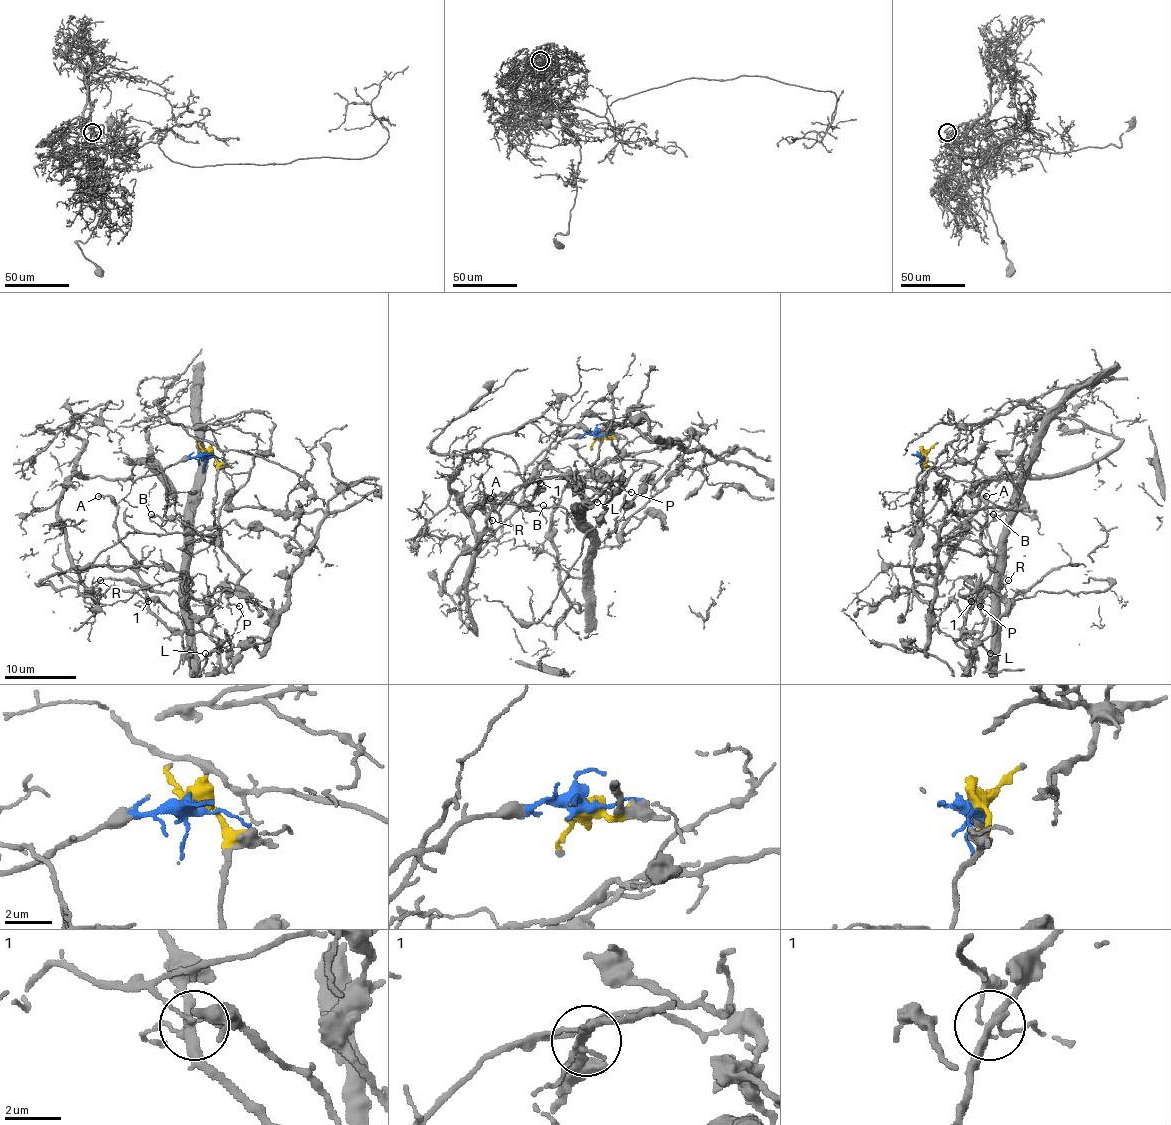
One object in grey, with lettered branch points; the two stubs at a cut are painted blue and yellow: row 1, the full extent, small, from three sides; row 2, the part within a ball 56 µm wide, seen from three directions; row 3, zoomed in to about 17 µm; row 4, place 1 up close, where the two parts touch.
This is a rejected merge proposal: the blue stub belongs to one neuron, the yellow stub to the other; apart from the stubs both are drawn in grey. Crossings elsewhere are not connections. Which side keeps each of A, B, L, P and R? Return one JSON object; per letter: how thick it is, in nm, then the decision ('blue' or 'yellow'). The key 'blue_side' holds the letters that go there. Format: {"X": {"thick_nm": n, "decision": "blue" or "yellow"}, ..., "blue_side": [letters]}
{"A": {"thick_nm": 240, "decision": "yellow"}, "B": {"thick_nm": 240, "decision": "yellow"}, "L": {"thick_nm": 200, "decision": "yellow"}, "P": {"thick_nm": 120, "decision": "yellow"}, "R": {"thick_nm": 200, "decision": "yellow"}, "blue_side": []}

